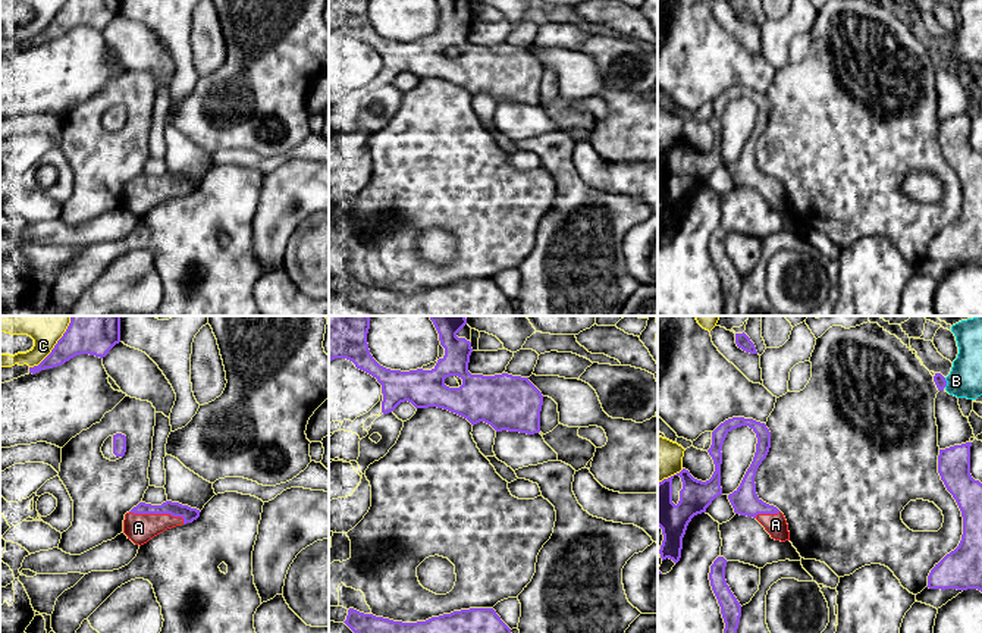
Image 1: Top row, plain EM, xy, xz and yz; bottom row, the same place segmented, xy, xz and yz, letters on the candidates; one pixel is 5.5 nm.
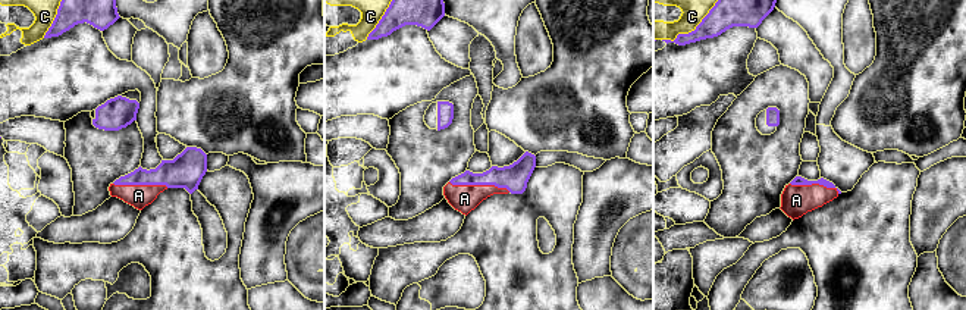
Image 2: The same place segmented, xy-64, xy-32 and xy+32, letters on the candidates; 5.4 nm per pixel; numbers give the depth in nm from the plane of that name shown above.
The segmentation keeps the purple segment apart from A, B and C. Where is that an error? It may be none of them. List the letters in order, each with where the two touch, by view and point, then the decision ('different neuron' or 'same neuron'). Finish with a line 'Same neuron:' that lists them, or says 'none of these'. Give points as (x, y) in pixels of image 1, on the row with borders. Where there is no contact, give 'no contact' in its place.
A: meets purple in xy at (159, 513); same neuron
B: meets purple in yz at (946, 382); different neuron
C: meets purple in xy at (56, 344); different neuron
Same neuron: A

